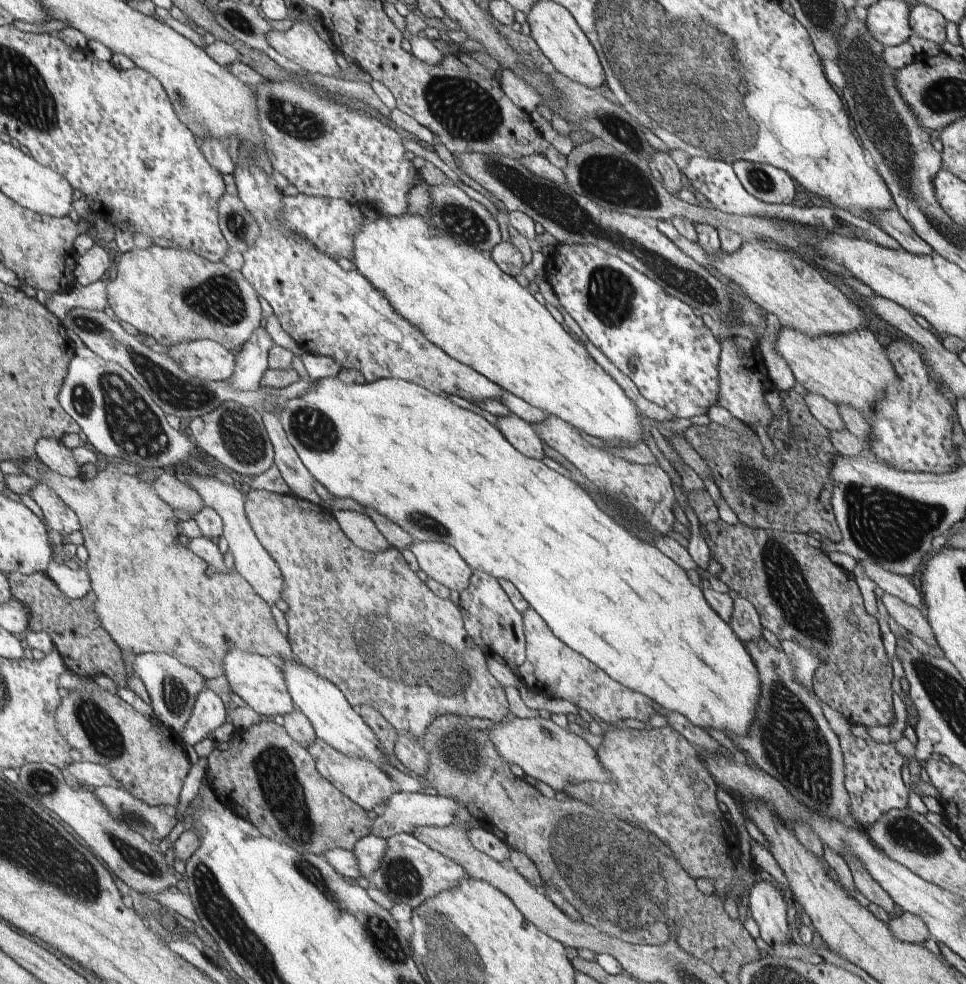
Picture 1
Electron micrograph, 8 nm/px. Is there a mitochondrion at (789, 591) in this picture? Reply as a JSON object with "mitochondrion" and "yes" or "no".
{"mitochondrion":"yes"}

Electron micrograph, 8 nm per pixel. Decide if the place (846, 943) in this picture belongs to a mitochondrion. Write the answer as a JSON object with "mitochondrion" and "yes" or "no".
{"mitochondrion":"no"}

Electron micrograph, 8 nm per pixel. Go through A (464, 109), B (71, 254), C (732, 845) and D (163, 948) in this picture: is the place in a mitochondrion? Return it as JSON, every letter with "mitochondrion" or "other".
{"A":"mitochondrion","B":"other","C":"other","D":"other"}

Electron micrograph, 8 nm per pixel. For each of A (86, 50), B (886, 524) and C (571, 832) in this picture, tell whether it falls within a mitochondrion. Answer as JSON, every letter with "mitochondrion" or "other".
{"A":"other","B":"mitochondrion","C":"mitochondrion"}

